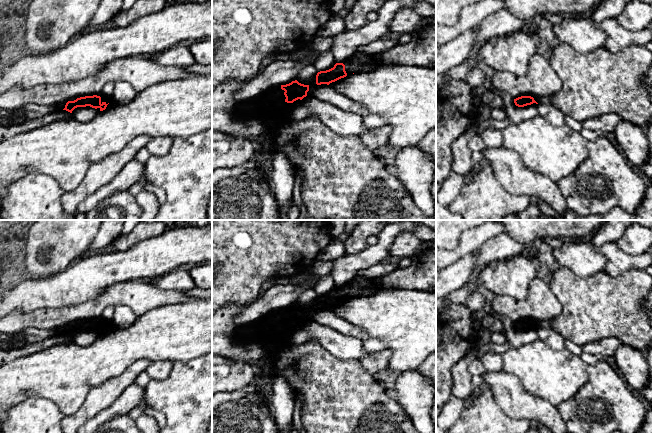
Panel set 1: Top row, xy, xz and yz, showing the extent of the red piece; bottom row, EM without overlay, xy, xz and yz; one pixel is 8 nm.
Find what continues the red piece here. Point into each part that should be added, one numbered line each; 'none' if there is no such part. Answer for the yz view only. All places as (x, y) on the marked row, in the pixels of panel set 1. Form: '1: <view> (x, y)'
none

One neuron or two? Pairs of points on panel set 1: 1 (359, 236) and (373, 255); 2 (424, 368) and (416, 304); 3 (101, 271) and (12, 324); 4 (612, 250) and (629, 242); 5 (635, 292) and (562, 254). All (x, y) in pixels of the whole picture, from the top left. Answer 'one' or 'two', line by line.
1: two
2: two
3: two
4: two
5: two

